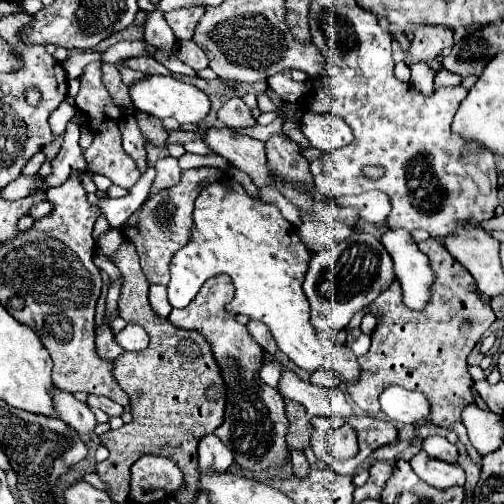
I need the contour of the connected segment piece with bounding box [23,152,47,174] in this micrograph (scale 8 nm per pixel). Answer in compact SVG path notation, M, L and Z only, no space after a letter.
M37 152L37 154L27 162L27 168L23 170L23 174L37 174L39 168L43 166L43 162L47 162L47 160L45 160L45 154L43 154L43 152Z

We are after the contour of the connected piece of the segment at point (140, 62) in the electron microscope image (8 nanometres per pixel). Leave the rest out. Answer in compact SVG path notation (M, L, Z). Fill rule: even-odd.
M139 56L131 58L131 60L127 60L125 62L129 68L133 68L135 71L144 71L146 70L156 70L156 73L161 75L169 75L172 74L165 66L163 66L160 62L158 62L155 58L151 58L151 56Z

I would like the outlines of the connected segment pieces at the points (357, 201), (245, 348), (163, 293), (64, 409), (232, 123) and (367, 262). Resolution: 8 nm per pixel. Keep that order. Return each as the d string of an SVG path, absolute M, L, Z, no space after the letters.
M365 192L359 196L341 196L335 198L339 208L355 208L359 212L361 222L381 224L391 212L391 204L387 200L387 194L383 192Z
M215 276L201 286L201 292L191 300L189 306L177 310L173 308L169 320L179 328L197 330L209 338L215 352L215 360L223 368L223 380L227 384L227 408L225 422L215 430L215 434L231 448L235 462L243 470L259 472L281 468L291 462L287 448L287 428L289 420L285 416L283 396L275 388L267 388L259 380L259 368L263 366L263 348L255 344L243 324L237 324L231 314L225 312L225 304L233 300L235 288L229 276Z
M151 286L149 288L149 302L151 302L151 308L157 312L157 316L161 316L161 318L165 318L167 316L167 310L171 308L169 304L167 304L167 290L165 290L165 286Z
M51 388L51 398L53 398L53 406L57 410L57 416L63 422L71 424L71 428L75 428L81 438L99 442L99 436L93 434L95 416L87 404L79 402L71 392L63 392L59 388Z
M231 98L231 100L227 100L223 106L221 106L221 110L217 112L217 118L225 124L225 126L229 126L229 128L233 128L233 130L237 130L237 128L247 128L247 126L255 126L255 118L251 116L251 110L245 106L245 102L241 100L241 98Z
M355 230L339 246L315 252L303 282L305 296L311 304L311 324L321 338L337 336L337 332L345 328L359 310L367 308L381 292L393 284L393 278L395 274L391 256L373 234Z

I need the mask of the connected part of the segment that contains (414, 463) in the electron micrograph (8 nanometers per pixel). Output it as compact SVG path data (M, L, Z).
M419 450L411 458L411 468L423 482L435 488L451 488L465 484L465 472L457 464L447 464L443 460L431 458L423 450Z

